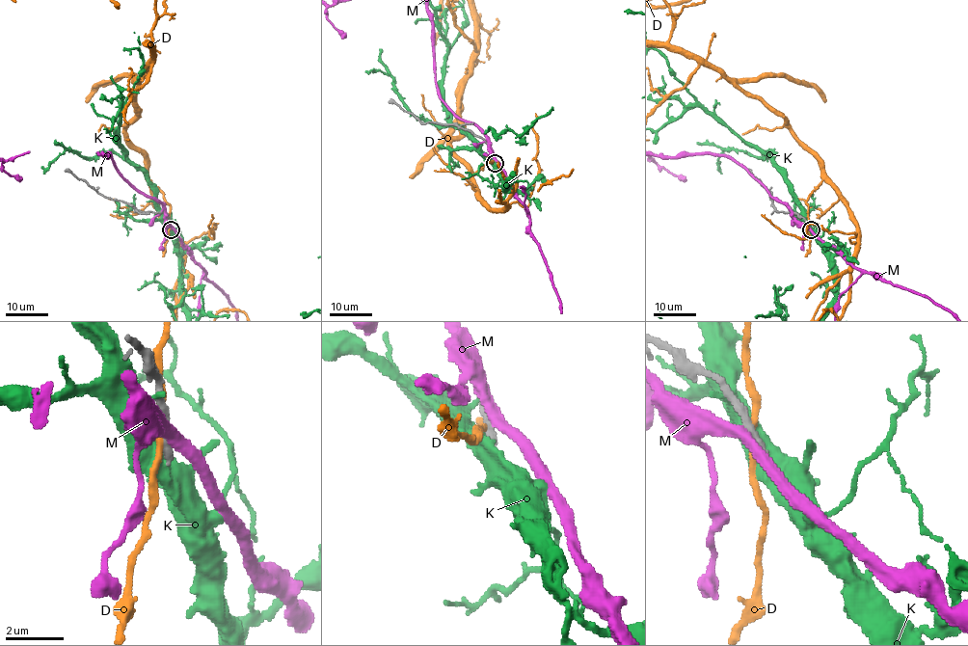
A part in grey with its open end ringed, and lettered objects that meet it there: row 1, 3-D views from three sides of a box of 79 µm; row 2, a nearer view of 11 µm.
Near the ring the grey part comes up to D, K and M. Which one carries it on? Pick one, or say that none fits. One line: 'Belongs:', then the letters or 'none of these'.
Belongs: none of these

